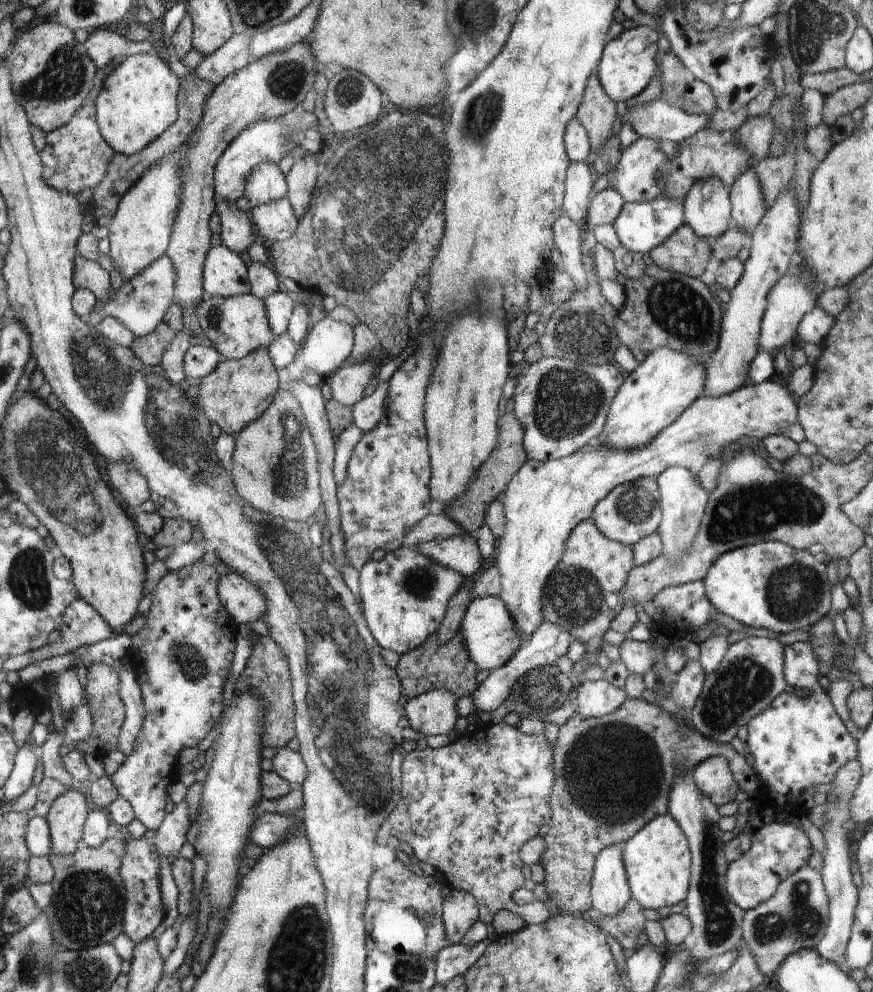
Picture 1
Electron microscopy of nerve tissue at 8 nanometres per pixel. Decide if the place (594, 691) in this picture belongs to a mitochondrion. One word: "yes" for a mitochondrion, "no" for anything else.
no

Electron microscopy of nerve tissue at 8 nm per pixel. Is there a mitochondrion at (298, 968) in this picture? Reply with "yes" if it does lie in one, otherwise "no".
yes

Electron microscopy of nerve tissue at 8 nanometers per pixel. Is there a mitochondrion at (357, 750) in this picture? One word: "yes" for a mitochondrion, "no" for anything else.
yes

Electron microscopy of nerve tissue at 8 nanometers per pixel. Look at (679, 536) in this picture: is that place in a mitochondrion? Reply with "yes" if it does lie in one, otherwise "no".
yes

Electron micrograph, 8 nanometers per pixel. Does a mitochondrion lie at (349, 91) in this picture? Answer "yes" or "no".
yes

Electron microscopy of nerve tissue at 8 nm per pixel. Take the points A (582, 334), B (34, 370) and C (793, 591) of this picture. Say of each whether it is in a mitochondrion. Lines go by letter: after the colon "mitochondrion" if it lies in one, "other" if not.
A: mitochondrion
B: other
C: mitochondrion

